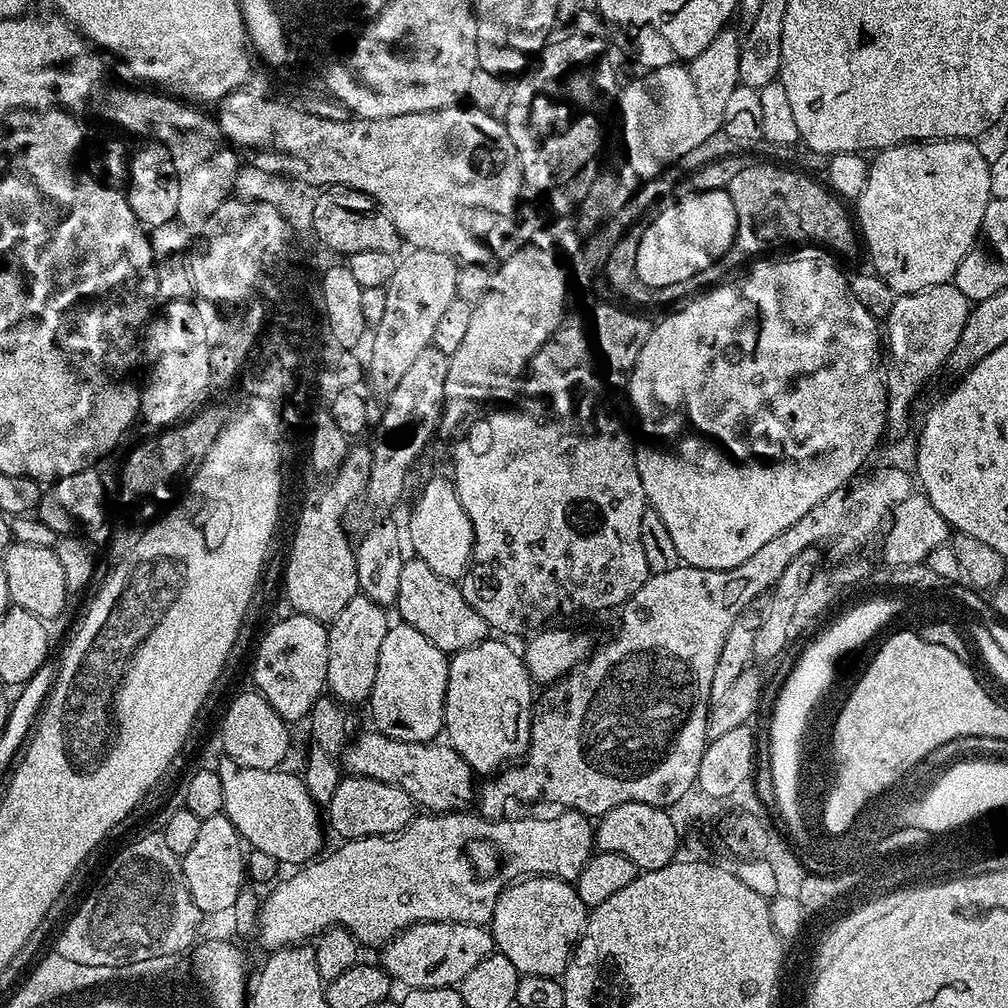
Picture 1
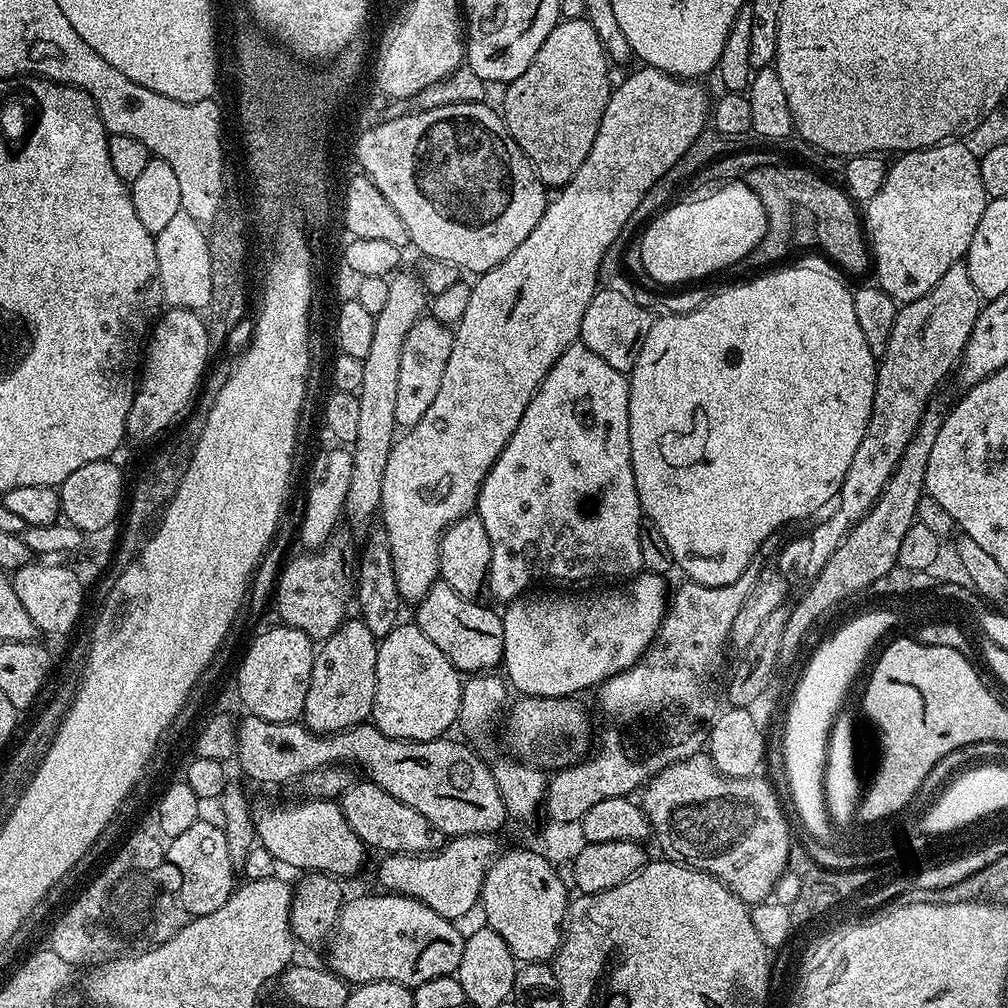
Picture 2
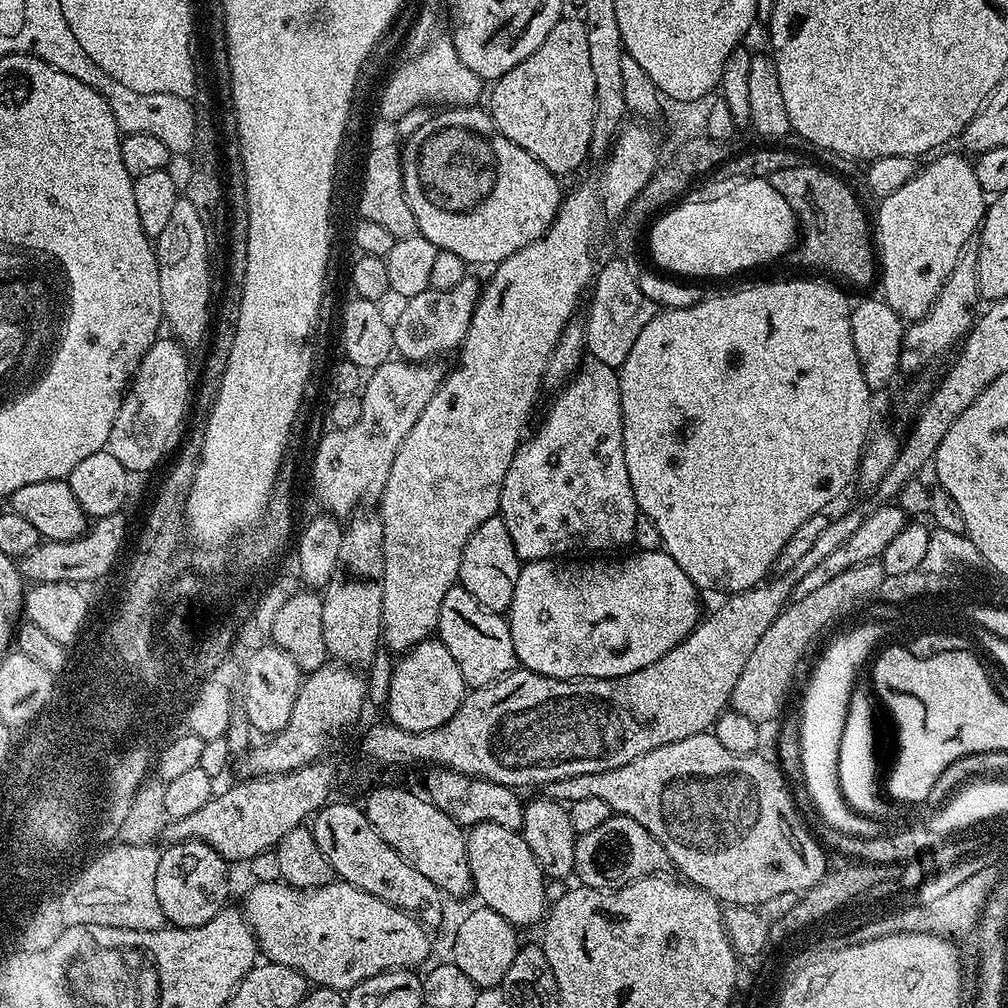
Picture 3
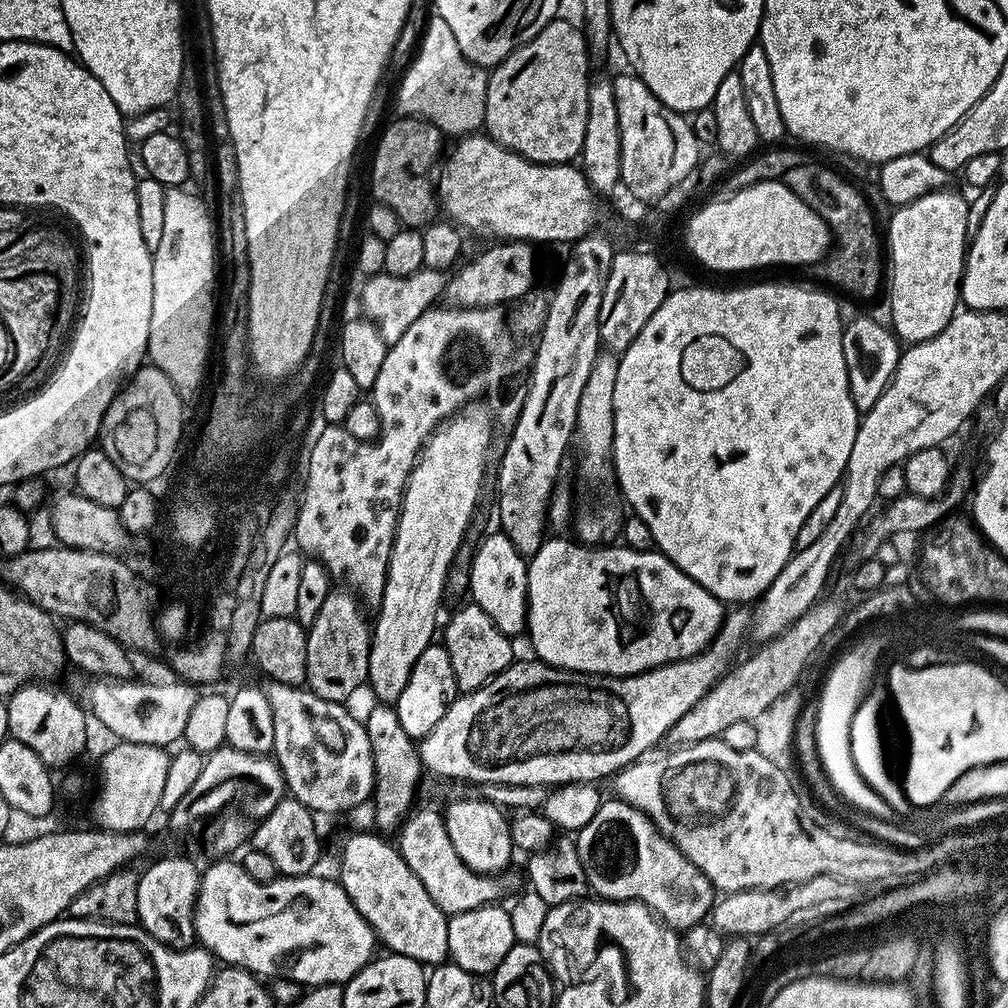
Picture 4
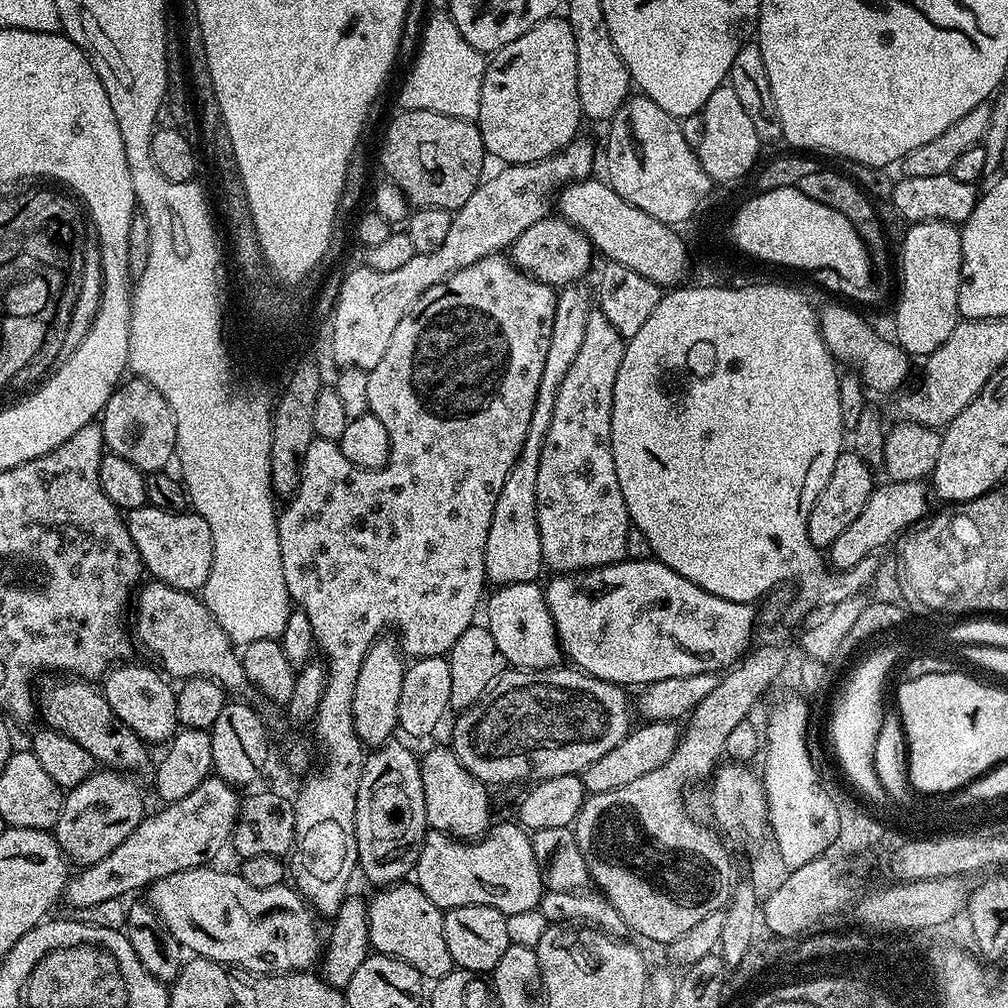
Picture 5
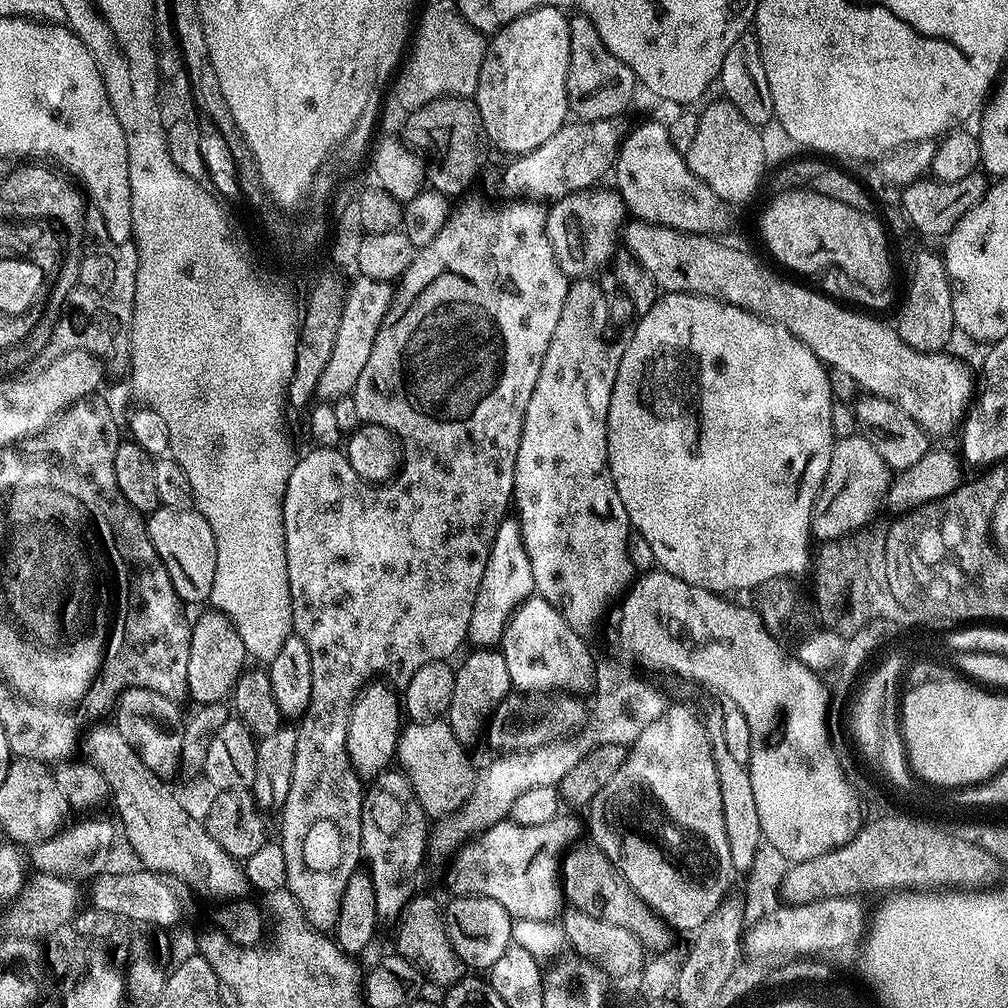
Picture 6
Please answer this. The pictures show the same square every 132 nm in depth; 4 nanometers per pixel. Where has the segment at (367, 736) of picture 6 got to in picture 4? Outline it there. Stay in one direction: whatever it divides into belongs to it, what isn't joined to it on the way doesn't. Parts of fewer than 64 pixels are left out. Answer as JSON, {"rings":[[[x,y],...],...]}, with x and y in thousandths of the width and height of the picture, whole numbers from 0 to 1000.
{"rings":[[[476,399],[460,402],[455,411],[445,413],[429,428],[429,432],[421,438],[421,443],[413,453],[413,461],[409,463],[409,469],[401,483],[397,513],[393,519],[393,533],[385,555],[383,581],[379,597],[372,608],[373,619],[371,615],[371,622],[368,624],[369,640],[363,679],[364,682],[369,682],[376,697],[392,699],[395,688],[399,688],[403,677],[407,677],[407,665],[411,665],[411,657],[415,657],[419,645],[430,638],[432,631],[429,630],[432,627],[434,630],[433,610],[437,607],[437,594],[440,591],[440,577],[444,573],[448,555],[464,528],[464,519],[472,508],[472,499],[480,484],[480,467],[484,464],[484,443],[488,440],[490,413],[478,402]]]}

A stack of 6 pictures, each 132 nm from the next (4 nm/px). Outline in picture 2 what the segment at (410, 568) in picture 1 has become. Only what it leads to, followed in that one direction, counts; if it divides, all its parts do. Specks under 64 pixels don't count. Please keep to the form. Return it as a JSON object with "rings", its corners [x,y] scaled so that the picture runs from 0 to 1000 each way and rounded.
{"rings":[[[434,577],[412,600],[411,618],[458,669],[480,669],[495,664],[500,653],[500,612],[476,598],[458,593],[444,579]]]}

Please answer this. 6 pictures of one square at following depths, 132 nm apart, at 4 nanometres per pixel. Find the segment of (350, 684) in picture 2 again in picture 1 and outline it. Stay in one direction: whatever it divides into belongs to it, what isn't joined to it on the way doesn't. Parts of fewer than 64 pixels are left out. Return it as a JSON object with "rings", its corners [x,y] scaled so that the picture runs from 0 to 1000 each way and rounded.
{"rings":[[[354,589],[343,597],[339,609],[324,620],[325,660],[323,661],[324,686],[329,693],[342,700],[357,698],[366,693],[371,681],[371,669],[375,669],[375,645],[387,622],[385,607],[379,600],[372,599],[367,593]]]}

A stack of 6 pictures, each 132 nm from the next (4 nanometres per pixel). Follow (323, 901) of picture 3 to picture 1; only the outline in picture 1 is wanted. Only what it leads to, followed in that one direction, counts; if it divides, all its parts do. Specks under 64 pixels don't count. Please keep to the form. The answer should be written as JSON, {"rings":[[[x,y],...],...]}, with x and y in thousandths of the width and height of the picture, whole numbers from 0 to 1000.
{"rings":[[[423,915],[409,917],[401,922],[396,929],[380,938],[381,944],[375,951],[376,959],[380,960],[394,977],[401,976],[402,981],[430,980],[455,977],[457,972],[478,954],[478,950],[488,947],[490,938],[488,927],[483,920],[475,917],[436,917]]]}

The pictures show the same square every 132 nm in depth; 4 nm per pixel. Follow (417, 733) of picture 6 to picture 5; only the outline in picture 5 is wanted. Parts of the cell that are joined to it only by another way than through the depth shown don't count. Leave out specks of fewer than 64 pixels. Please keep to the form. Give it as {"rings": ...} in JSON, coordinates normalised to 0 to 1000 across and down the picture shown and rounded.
{"rings":[[[447,741],[429,742],[416,751],[419,782],[422,784],[424,820],[431,825],[441,825],[453,833],[467,835],[483,826],[489,816],[488,802],[484,799],[485,779],[481,778],[449,748]]]}

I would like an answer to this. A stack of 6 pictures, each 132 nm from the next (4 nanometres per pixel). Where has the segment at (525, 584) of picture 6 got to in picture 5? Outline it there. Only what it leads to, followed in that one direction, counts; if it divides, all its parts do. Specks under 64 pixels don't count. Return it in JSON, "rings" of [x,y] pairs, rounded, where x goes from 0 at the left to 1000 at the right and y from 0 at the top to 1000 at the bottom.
{"rings":[[[578,281],[559,283],[555,287],[550,308],[550,323],[546,331],[546,343],[542,347],[542,363],[538,363],[538,379],[534,383],[534,395],[530,399],[530,411],[526,415],[526,427],[522,431],[522,438],[518,442],[516,452],[510,458],[502,478],[498,482],[498,490],[494,490],[494,498],[490,502],[490,514],[486,514],[486,530],[482,530],[482,546],[480,547],[480,570],[489,580],[501,579],[526,579],[535,576],[536,563],[541,563],[538,554],[538,538],[534,526],[534,514],[532,513],[532,479],[534,478],[534,458],[536,447],[540,441],[540,436],[546,425],[546,415],[550,411],[550,395],[554,391],[554,383],[558,375],[562,373],[562,367],[565,365],[565,359],[573,351],[573,343],[577,341],[579,330],[579,317],[585,309],[583,303],[583,290]]]}

